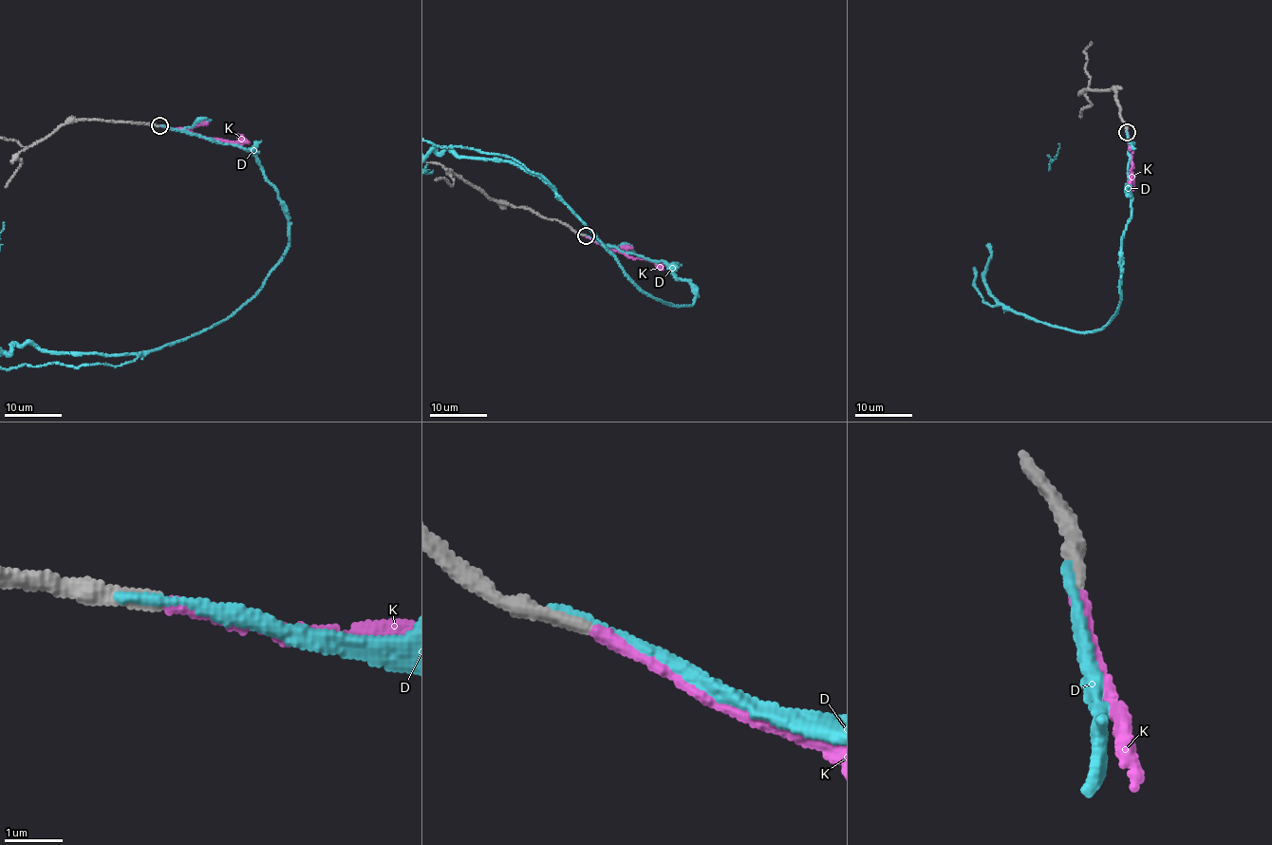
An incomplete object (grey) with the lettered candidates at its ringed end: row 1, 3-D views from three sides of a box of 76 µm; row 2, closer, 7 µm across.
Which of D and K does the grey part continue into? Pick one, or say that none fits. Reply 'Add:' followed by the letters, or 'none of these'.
Add: K

